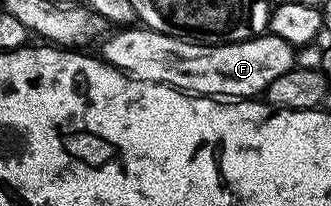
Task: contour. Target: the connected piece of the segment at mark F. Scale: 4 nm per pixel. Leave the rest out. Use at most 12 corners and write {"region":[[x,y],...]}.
{"region":[[113,30],[102,58],[134,79],[256,97],[297,66],[271,33],[211,44]]}

